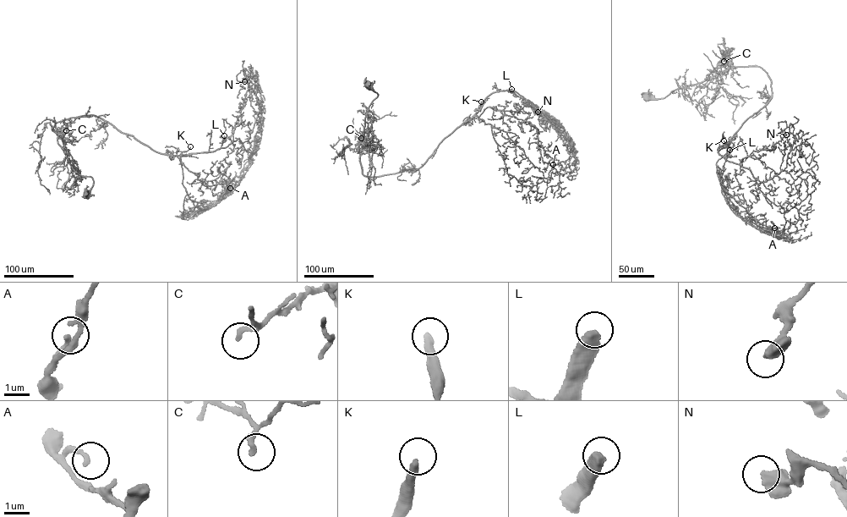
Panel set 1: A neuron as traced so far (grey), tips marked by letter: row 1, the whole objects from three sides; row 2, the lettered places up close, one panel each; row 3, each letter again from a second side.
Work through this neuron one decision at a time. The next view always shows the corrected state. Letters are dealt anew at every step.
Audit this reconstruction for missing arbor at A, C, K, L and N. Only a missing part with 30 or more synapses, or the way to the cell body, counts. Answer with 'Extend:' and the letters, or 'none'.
Extend: K, L

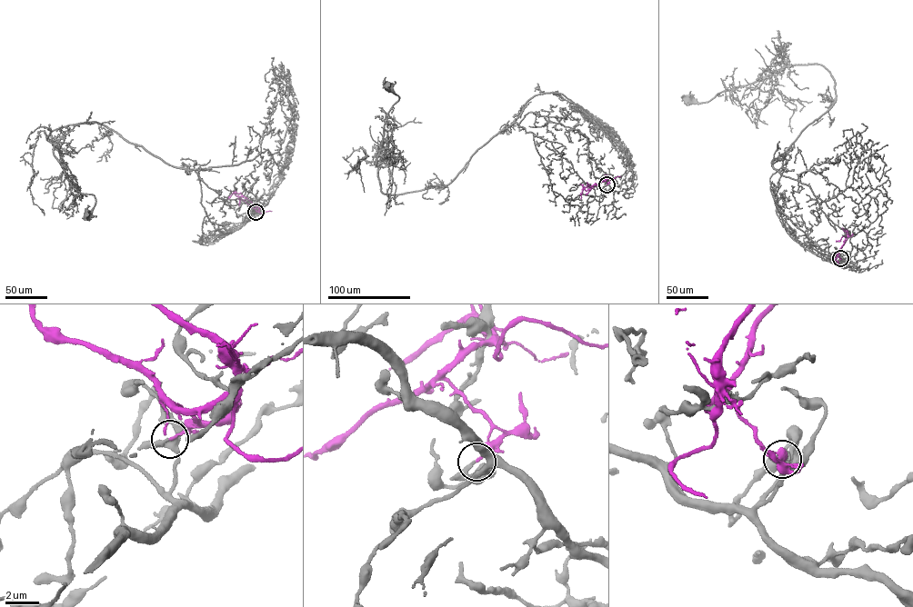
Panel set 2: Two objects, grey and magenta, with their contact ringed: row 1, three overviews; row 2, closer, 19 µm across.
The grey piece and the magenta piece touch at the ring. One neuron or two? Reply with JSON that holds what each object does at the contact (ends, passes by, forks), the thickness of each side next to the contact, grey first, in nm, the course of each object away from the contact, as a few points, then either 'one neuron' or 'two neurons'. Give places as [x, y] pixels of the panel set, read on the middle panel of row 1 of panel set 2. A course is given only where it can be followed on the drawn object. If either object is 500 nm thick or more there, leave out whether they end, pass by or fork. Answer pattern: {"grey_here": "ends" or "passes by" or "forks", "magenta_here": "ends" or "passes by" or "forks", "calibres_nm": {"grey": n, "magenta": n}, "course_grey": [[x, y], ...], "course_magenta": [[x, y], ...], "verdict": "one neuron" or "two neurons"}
{"grey_here": "passes by", "magenta_here": "ends", "calibres_nm": {"grey": 160, "magenta": 140}, "course_grey": [[606, 184], [594, 174], [586, 135], [530, 112], [446, 185], [386, 194], [376, 164], [399, 97], [386, 85]], "course_magenta": [[606, 184], [605, 180], [586, 191], [584, 186], [580, 199]], "verdict": "two neurons"}

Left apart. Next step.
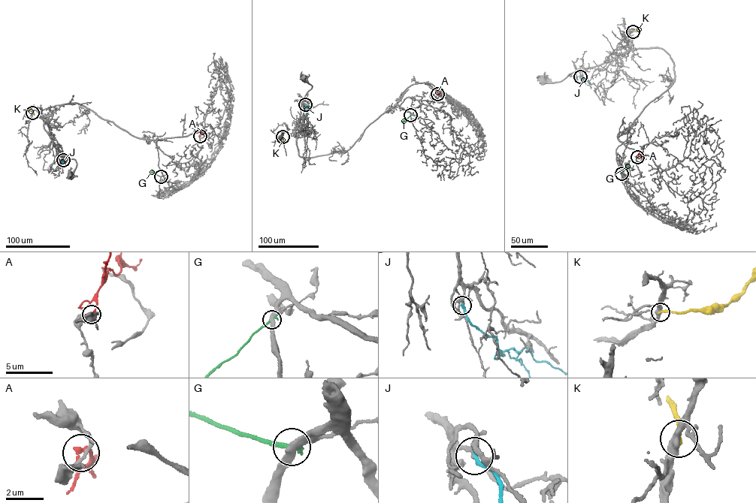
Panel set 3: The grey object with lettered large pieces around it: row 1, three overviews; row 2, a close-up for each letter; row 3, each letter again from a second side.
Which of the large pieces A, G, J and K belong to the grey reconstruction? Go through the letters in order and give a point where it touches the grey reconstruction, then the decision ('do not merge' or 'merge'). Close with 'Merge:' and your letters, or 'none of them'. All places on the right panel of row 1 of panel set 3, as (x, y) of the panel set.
A: meets grey at (637, 157); do not merge
G: meets grey at (621, 173); do not merge
J: meets grey at (580, 76); do not merge
K: meets grey at (633, 31); do not merge
Merge: none of them

